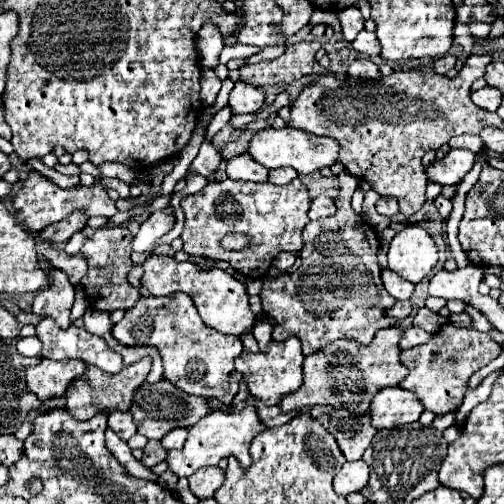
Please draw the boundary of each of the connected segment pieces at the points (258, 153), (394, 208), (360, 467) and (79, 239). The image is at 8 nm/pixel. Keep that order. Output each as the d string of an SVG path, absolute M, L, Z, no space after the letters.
M284 127L284 129L262 129L252 135L248 143L248 155L258 161L260 165L268 169L278 169L278 167L294 167L298 173L314 173L320 167L332 167L338 159L338 145L330 137L318 137L312 133L306 133L302 129L294 127Z
M380 197L378 203L376 203L376 211L380 215L386 215L386 217L392 217L398 213L398 201L392 199L392 197Z
M360 459L360 461L352 461L352 463L344 463L344 467L340 469L340 473L334 477L334 489L340 495L350 495L350 493L358 493L366 487L368 483L368 465Z
M78 231L78 233L66 243L64 251L66 251L68 255L76 255L76 253L80 251L80 247L84 245L84 241L86 241L86 231Z

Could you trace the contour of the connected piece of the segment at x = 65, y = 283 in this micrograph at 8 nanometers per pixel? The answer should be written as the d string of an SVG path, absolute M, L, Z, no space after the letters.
M50 271L50 285L42 289L32 303L32 313L40 317L52 317L60 329L70 325L70 307L74 303L74 287L64 271Z

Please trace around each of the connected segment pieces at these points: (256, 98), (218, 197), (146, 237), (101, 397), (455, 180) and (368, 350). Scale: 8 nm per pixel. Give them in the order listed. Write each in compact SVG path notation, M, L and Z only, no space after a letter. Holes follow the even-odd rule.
M236 81L234 89L230 91L230 109L232 113L256 113L264 105L264 91L248 85L244 81Z
M224 179L224 181L216 181L216 183L208 183L202 191L194 193L194 195L186 195L180 201L184 215L186 215L186 223L184 223L184 231L182 231L182 241L184 247L182 251L188 253L190 257L208 257L214 261L228 261L232 265L234 271L250 277L250 279L264 279L268 275L268 269L272 265L272 259L282 253L282 251L292 251L298 253L304 245L302 241L302 229L310 223L308 219L308 209L310 209L310 197L308 197L308 189L300 179L294 179L288 185L272 185L272 183L250 183L250 181L232 181L232 179ZM228 233L244 233L248 237L248 247L240 249L240 251L228 251L222 247L222 237Z
M160 209L160 211L154 211L140 227L138 235L134 237L132 241L132 249L142 253L142 251L148 251L154 241L158 237L162 237L164 233L168 233L176 223L176 217L172 213L168 213L168 209Z
M144 357L142 361L124 367L120 373L116 373L112 377L108 377L106 373L100 373L100 369L96 369L92 365L92 367L86 369L84 377L80 377L80 381L74 381L72 383L72 389L68 389L66 409L70 411L70 415L76 421L88 421L96 413L110 413L114 409L128 411L130 409L130 403L132 403L134 391L146 381L146 375L148 373L150 373L150 357Z
M452 149L442 161L434 161L426 175L430 181L436 181L440 185L458 185L464 175L474 165L474 153L466 149Z
M388 327L374 335L372 343L362 347L354 341L334 341L324 353L314 353L304 359L304 383L302 387L280 401L282 411L294 411L308 405L334 405L348 411L366 411L374 395L384 387L396 387L406 375L408 369L400 363L400 349L396 343L402 337L402 329Z

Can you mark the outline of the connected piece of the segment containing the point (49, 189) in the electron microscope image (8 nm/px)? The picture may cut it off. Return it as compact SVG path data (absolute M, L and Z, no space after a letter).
M32 173L24 181L24 185L16 193L12 205L14 205L16 219L22 225L26 225L30 231L42 231L44 227L48 227L48 225L64 219L66 215L70 215L74 211L84 211L90 217L94 217L94 215L112 217L118 211L116 205L114 205L114 201L108 197L106 189L102 189L102 187L96 187L96 185L92 185L92 187L80 187L78 185L78 187L72 187L72 189L60 189L56 183L52 183L50 179L42 177L40 173Z

